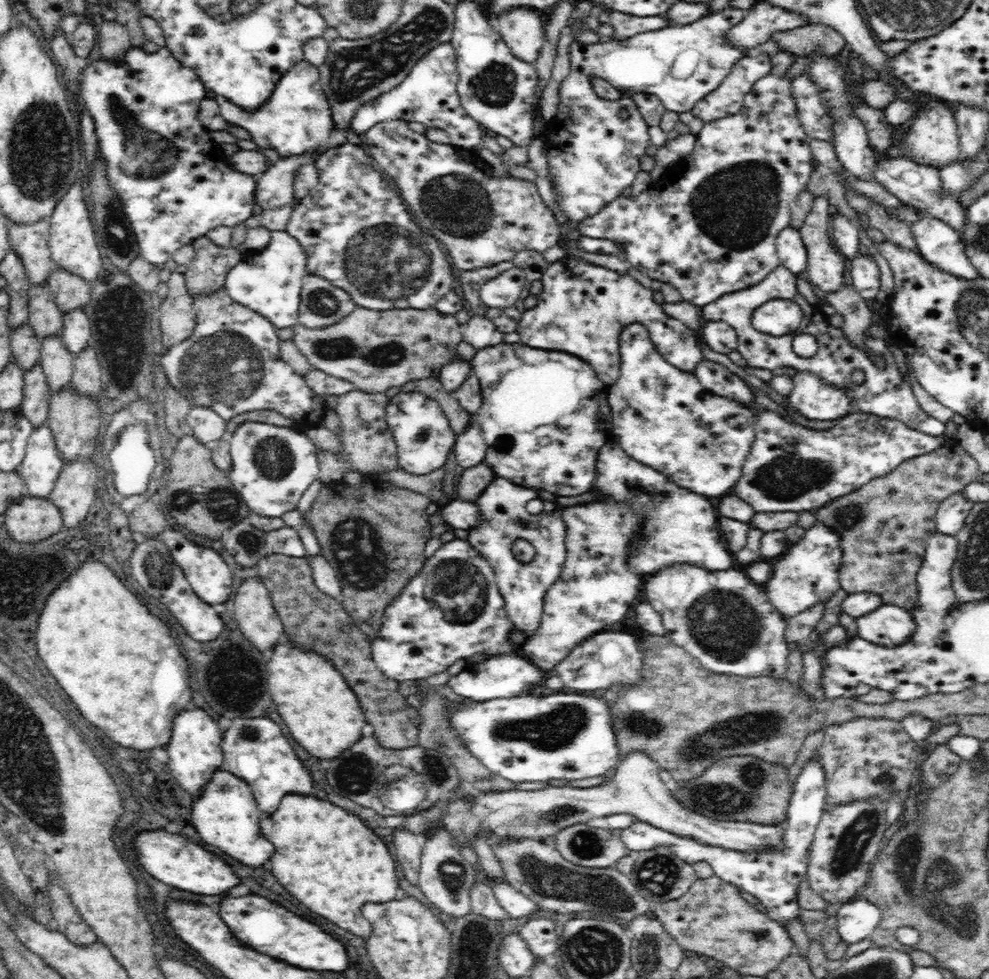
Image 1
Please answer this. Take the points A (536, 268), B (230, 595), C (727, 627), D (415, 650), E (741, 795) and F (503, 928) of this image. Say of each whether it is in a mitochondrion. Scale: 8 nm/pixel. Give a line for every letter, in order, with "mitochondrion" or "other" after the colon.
A: other
B: other
C: mitochondrion
D: other
E: mitochondrion
F: other

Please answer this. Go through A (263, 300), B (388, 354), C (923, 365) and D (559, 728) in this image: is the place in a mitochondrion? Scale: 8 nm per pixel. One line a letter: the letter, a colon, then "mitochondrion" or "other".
A: other
B: mitochondrion
C: other
D: mitochondrion

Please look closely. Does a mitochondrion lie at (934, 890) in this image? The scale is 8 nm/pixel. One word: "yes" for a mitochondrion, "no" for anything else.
yes

